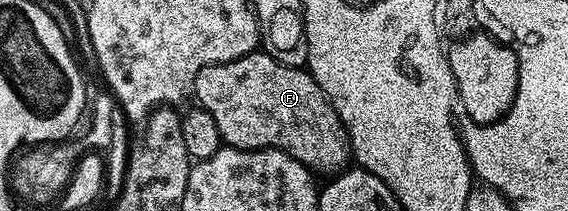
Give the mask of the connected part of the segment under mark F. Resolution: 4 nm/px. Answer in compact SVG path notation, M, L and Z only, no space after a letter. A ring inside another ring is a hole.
M263 49L250 51L245 57L234 59L228 63L218 63L217 65L209 65L205 69L201 69L201 73L195 75L193 95L199 98L196 99L198 106L205 108L213 116L213 121L217 121L217 129L221 129L221 137L226 146L245 149L246 151L260 151L266 147L272 147L275 151L284 151L289 157L293 157L306 165L308 171L318 173L320 176L323 174L323 177L334 177L338 175L340 171L344 170L352 162L351 143L347 139L347 130L343 128L343 123L337 117L333 105L327 100L325 93L321 89L321 85L317 85L317 81L311 75L310 71L303 67L286 67L285 64L279 63Z

